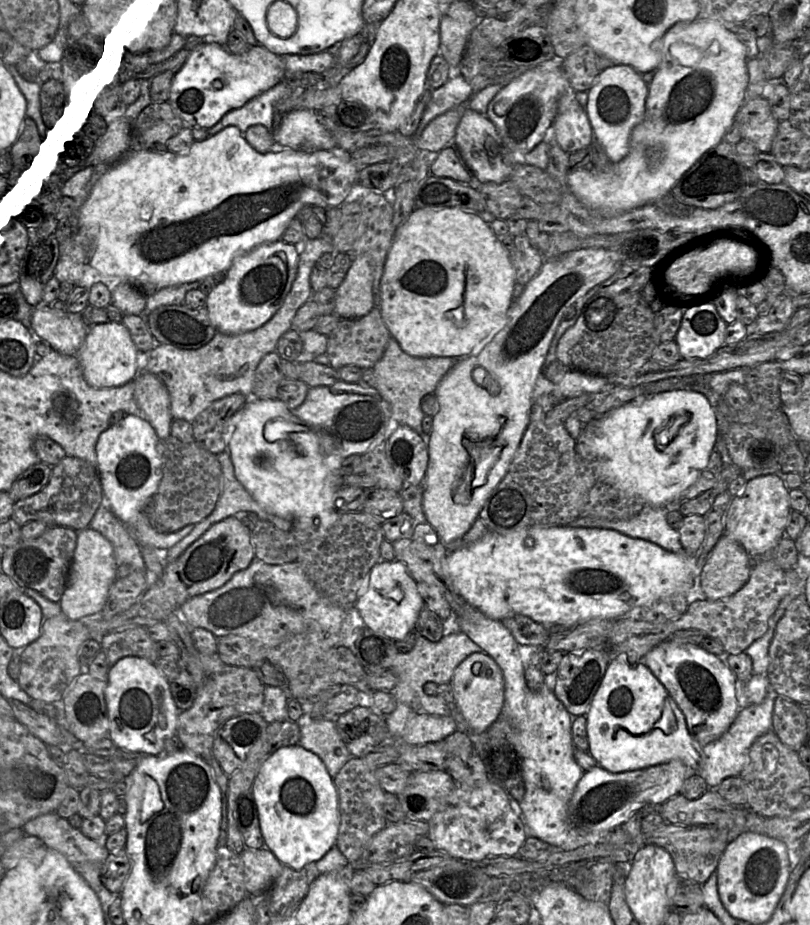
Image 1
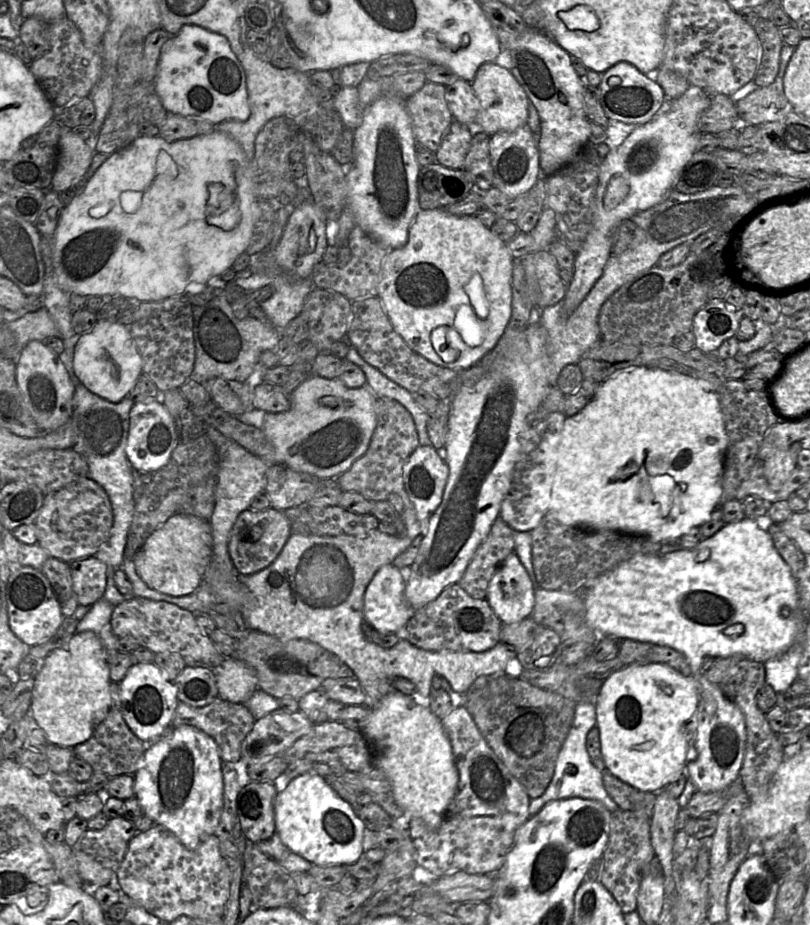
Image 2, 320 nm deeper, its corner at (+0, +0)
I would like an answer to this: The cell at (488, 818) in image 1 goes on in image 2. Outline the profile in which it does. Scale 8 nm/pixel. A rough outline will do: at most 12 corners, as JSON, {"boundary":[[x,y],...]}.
{"boundary":[[465,705],[441,721],[459,783],[437,830],[408,821],[438,877],[504,865],[531,798]]}

